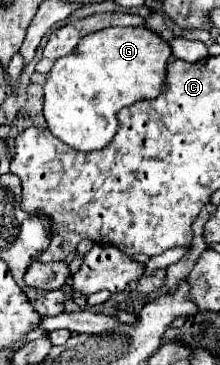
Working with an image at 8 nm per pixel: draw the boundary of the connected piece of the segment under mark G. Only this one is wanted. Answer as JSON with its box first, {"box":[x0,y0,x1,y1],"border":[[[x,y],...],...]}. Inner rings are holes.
{"box":[44,27,170,151],"border":[[[110,27],[86,35],[70,55],[54,63],[44,83],[44,117],[50,133],[76,151],[96,151],[106,147],[118,129],[116,115],[122,107],[128,107],[142,99],[158,97],[162,93],[166,63],[170,55],[170,45],[162,41],[158,33],[146,27]]]}

